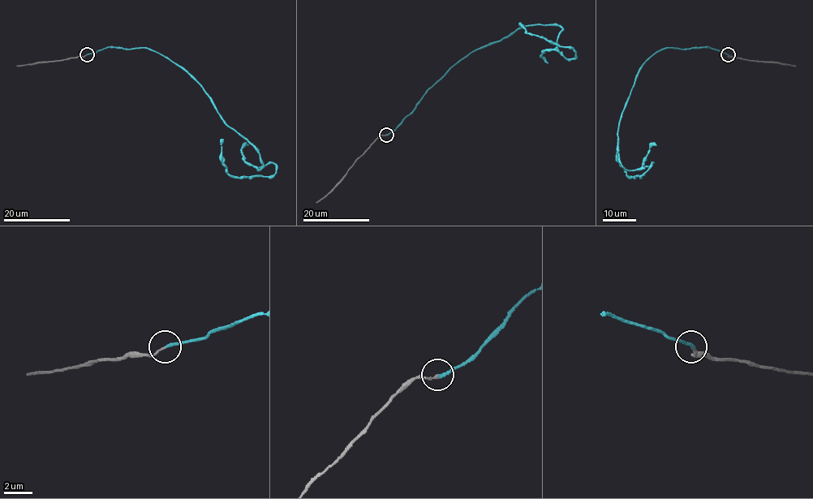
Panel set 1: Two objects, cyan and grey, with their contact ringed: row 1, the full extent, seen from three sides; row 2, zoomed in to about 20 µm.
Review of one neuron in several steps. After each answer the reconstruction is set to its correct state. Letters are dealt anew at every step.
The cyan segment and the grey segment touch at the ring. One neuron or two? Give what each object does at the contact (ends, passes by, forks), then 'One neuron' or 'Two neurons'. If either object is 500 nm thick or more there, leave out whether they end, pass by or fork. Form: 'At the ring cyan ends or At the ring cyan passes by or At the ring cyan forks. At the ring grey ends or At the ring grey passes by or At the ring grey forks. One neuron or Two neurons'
At the ring cyan ends. At the ring grey ends. One neuron

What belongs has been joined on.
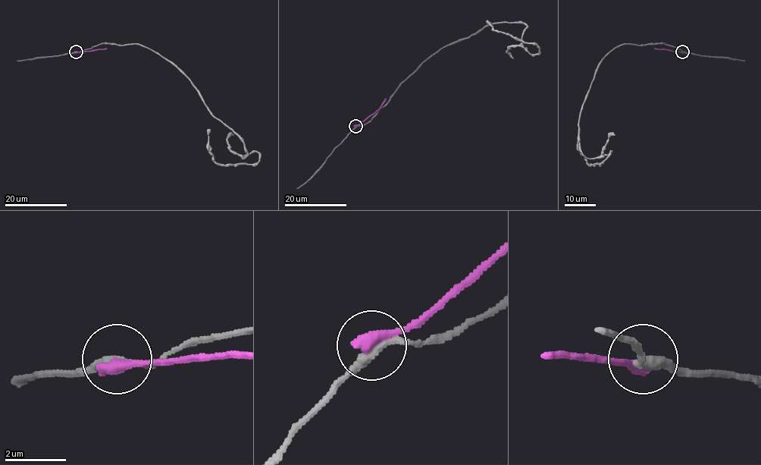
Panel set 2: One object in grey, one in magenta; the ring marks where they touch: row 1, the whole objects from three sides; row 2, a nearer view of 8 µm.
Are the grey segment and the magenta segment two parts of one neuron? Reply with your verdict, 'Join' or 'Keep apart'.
Keep apart

